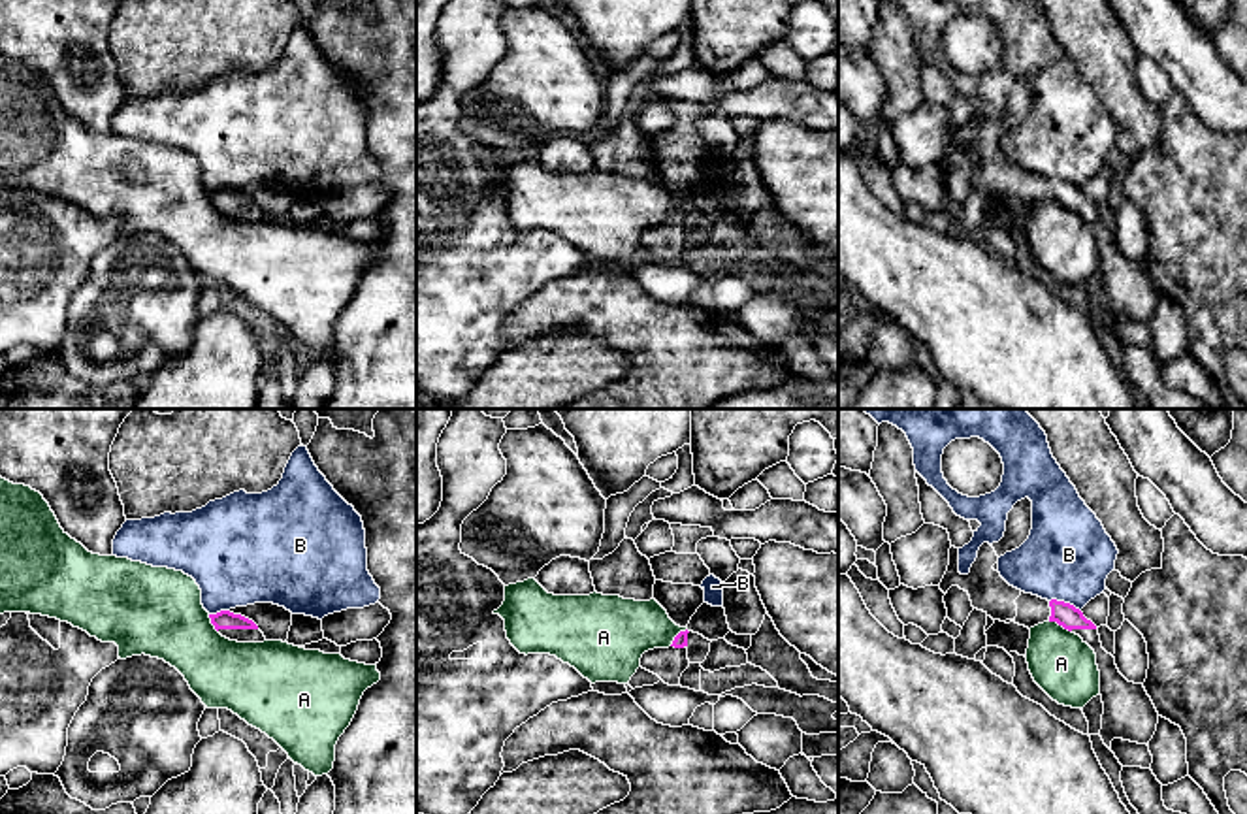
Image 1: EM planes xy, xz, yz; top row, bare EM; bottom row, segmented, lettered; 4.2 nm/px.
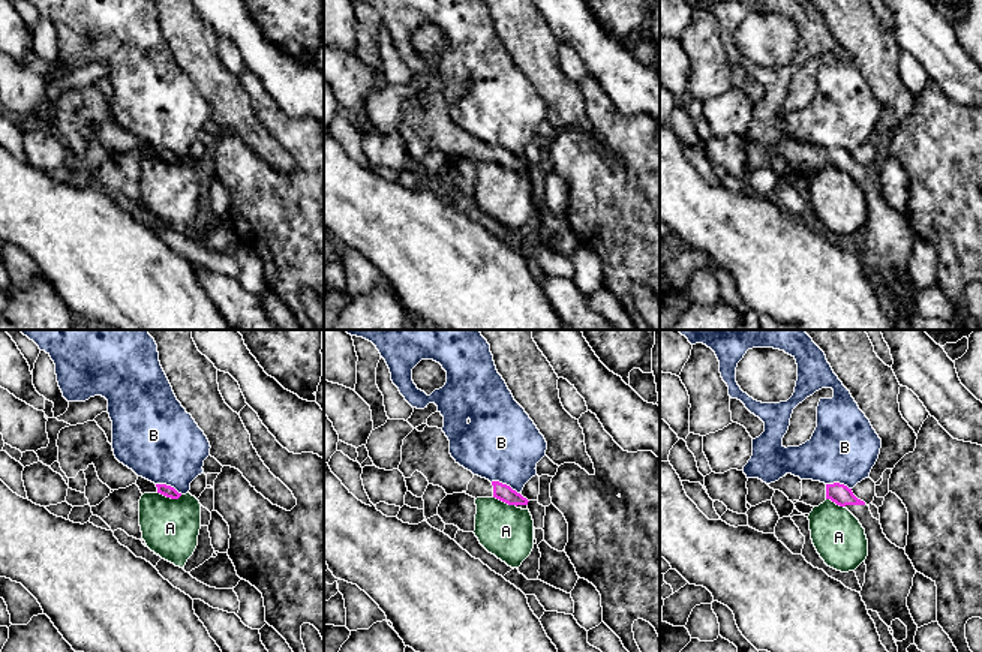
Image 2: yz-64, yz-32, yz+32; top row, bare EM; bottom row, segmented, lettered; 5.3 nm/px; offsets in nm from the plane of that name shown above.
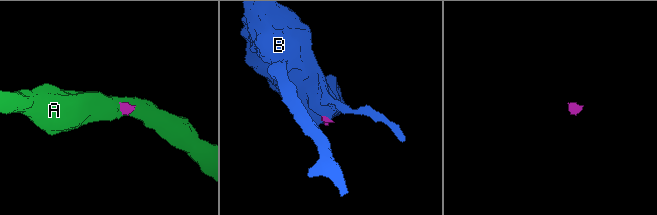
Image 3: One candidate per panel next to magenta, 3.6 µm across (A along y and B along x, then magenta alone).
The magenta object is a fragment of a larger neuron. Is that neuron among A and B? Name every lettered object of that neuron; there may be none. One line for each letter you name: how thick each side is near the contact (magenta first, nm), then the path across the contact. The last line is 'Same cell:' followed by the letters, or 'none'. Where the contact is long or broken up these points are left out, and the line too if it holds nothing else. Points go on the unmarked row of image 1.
Same cell: none

